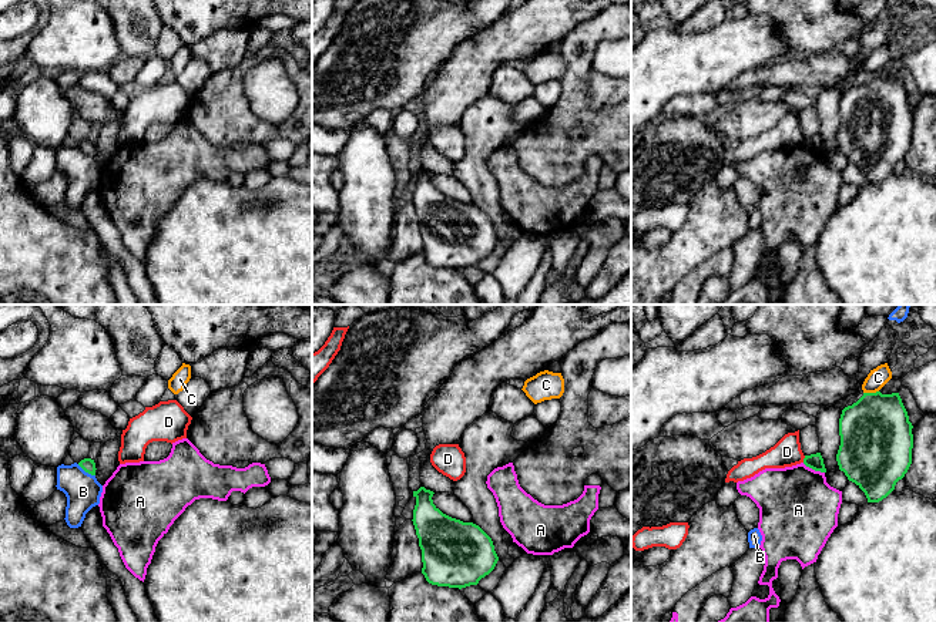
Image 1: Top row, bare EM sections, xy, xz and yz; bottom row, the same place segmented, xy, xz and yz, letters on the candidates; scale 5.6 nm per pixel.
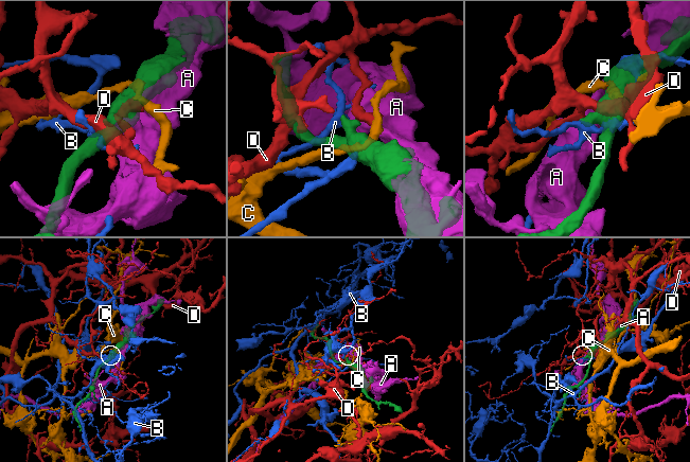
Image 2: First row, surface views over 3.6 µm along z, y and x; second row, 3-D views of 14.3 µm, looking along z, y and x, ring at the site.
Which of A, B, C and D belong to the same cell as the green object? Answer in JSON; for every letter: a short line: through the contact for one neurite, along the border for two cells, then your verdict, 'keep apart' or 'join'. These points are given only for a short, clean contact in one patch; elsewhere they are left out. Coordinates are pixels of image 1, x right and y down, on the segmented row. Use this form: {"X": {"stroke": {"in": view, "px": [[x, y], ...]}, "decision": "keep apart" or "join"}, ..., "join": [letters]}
{"A": {"decision": "keep apart"}, "B": {"stroke": {"in": "xy", "px": [[77, 464], [94, 476]]}, "decision": "keep apart"}, "C": {"stroke": {"in": "yz", "px": [[878, 390], [864, 393]]}, "decision": "keep apart"}, "D": {"stroke": {"in": "yz", "px": [[805, 456], [802, 461]]}, "decision": "keep apart"}, "join": []}

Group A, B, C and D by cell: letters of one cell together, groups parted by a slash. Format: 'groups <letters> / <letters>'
groups A / B / C / D

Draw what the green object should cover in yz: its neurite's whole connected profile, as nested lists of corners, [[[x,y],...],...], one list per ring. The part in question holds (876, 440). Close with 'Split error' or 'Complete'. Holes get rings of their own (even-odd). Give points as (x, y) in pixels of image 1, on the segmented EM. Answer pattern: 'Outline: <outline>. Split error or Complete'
Outline: [[[863,393],[863,396],[842,410],[839,418],[841,446],[836,454],[839,470],[866,495],[868,502],[886,498],[912,464],[912,423],[899,393]]]. Complete

